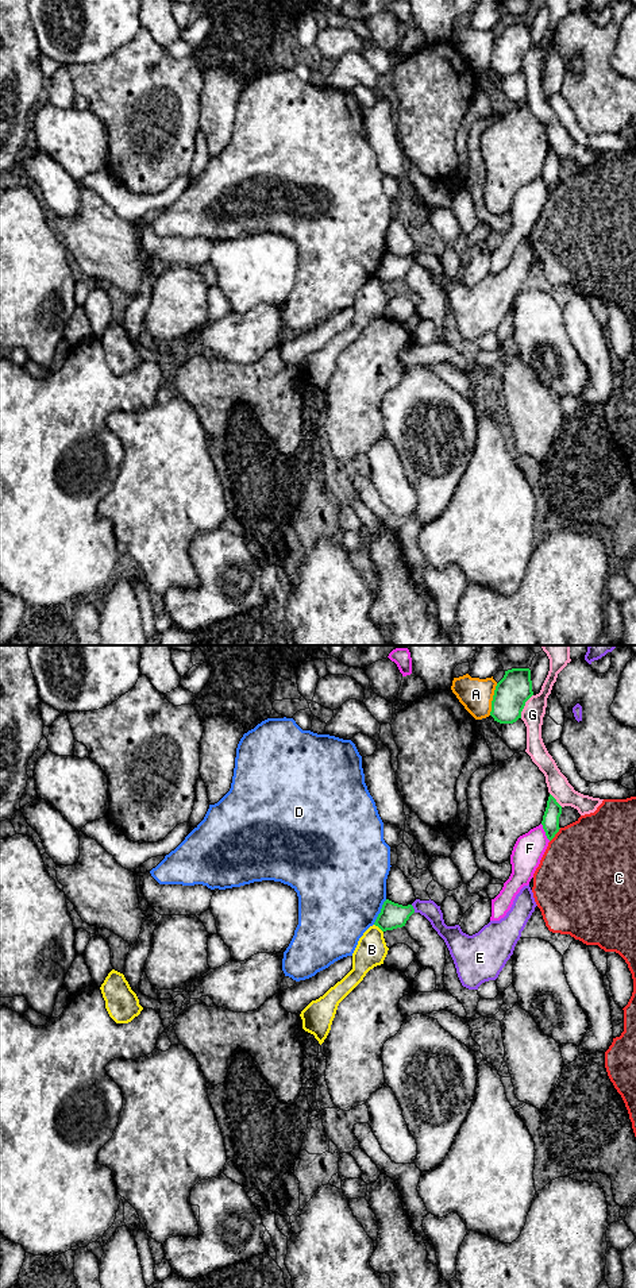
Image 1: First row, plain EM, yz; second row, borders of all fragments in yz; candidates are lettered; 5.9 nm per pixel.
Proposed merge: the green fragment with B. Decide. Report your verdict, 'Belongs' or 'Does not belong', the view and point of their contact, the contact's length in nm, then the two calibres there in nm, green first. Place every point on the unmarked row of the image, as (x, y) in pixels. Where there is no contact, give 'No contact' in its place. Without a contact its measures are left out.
Does not belong. Touches green at yz (378, 278). Shared border 80 nm. Thickness 150 nm (green) against 180 nm

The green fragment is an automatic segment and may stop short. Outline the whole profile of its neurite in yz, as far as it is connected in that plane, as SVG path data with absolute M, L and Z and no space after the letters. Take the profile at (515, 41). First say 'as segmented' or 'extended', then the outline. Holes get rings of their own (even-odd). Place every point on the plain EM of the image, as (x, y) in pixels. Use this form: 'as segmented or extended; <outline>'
as segmented; M508 22L496 38L490 68L500 76L513 76L532 47L531 22Z

